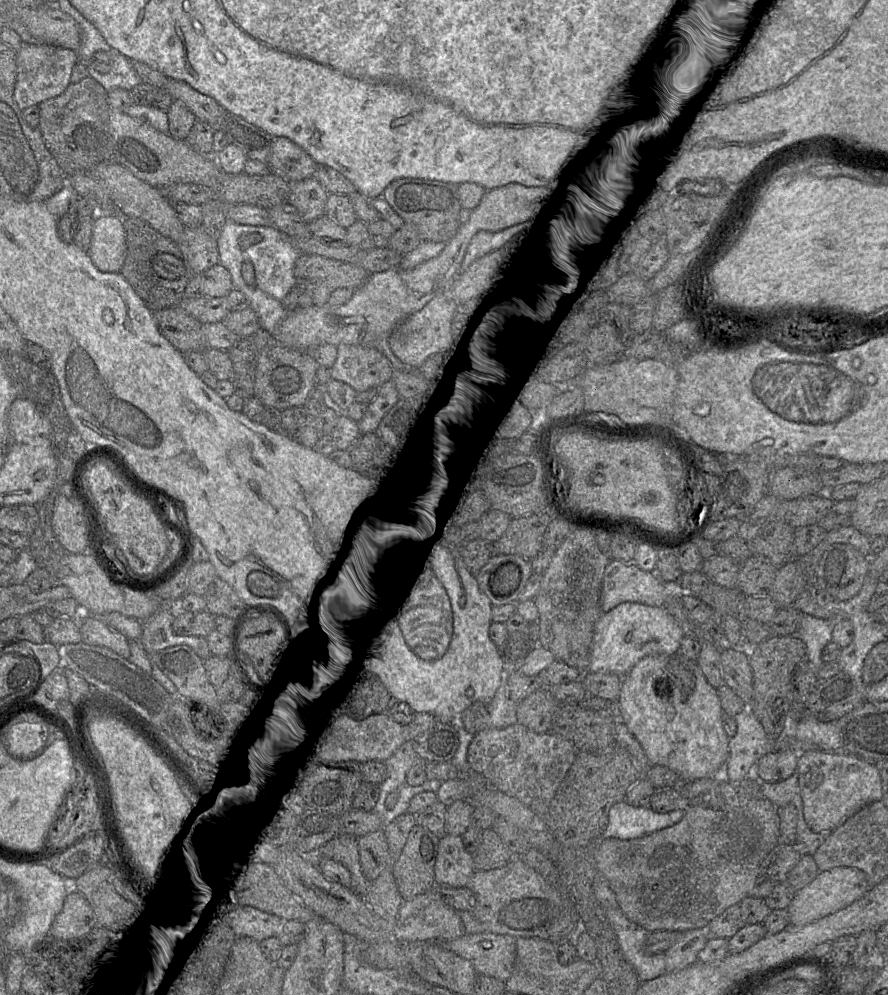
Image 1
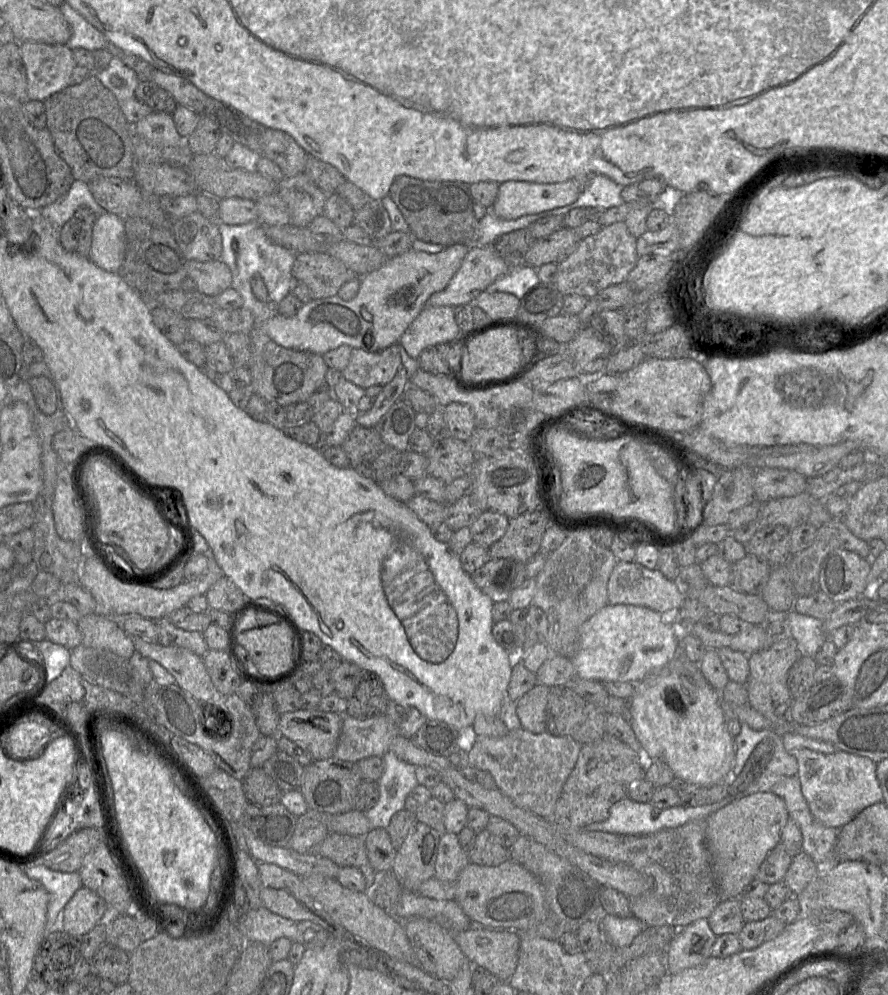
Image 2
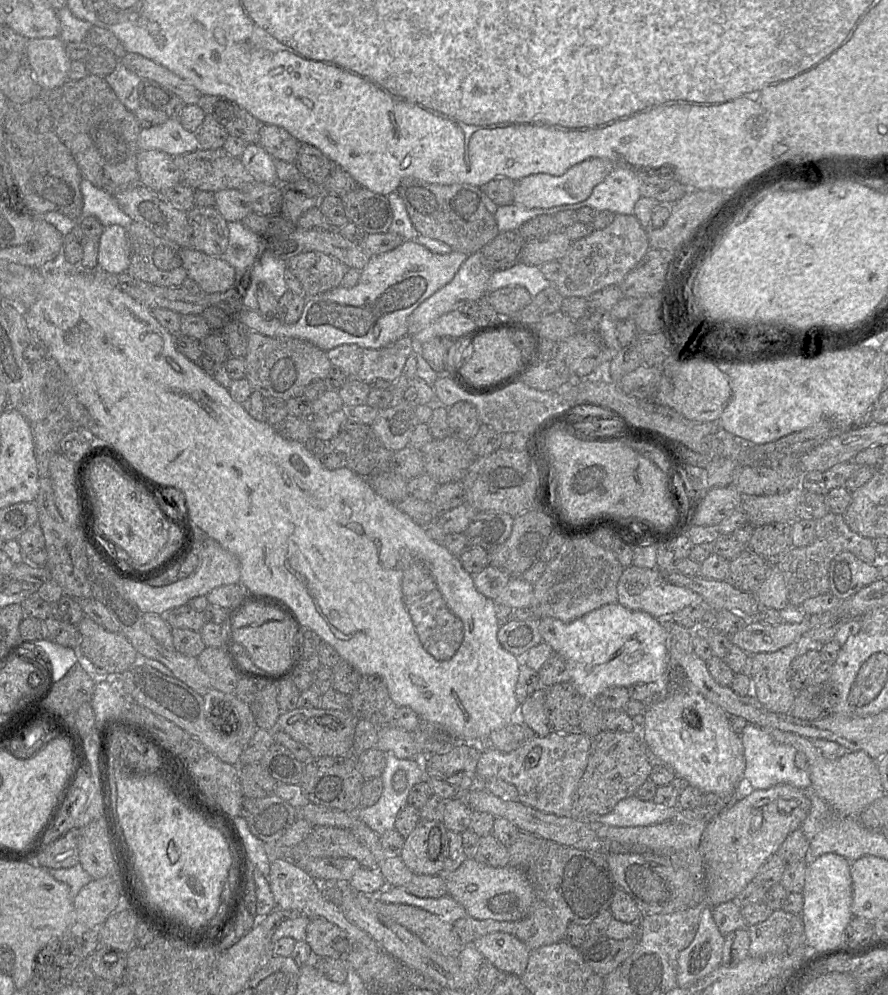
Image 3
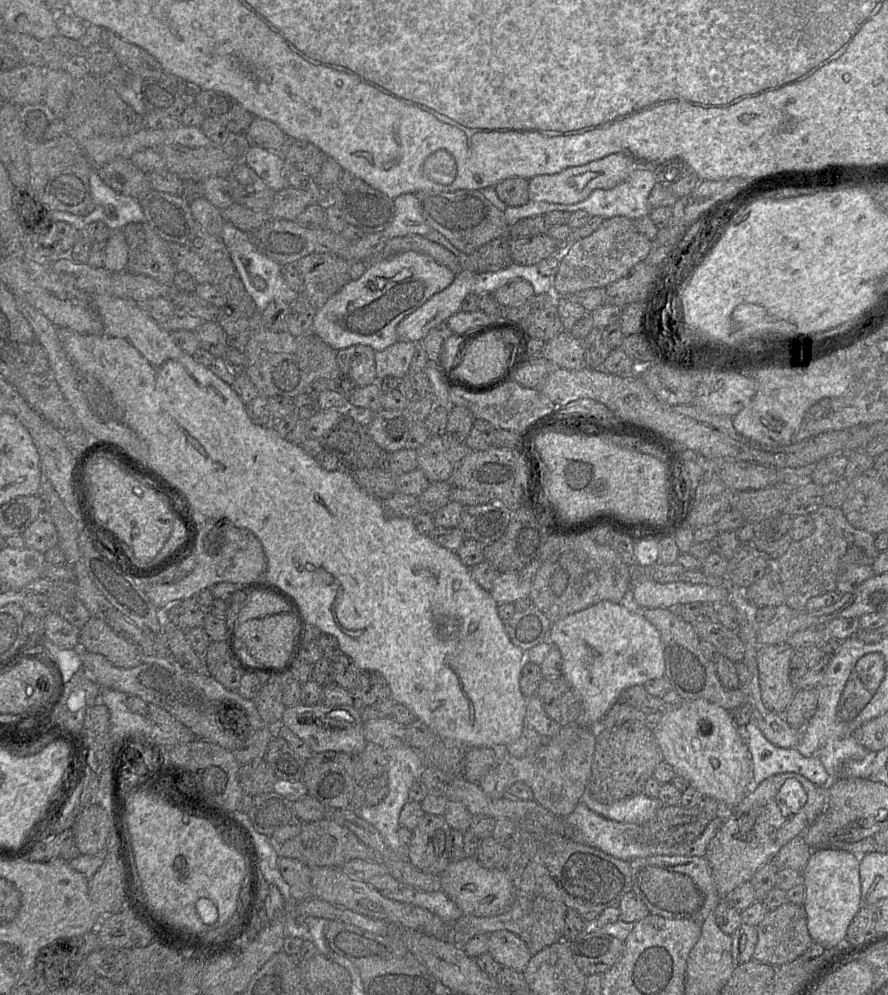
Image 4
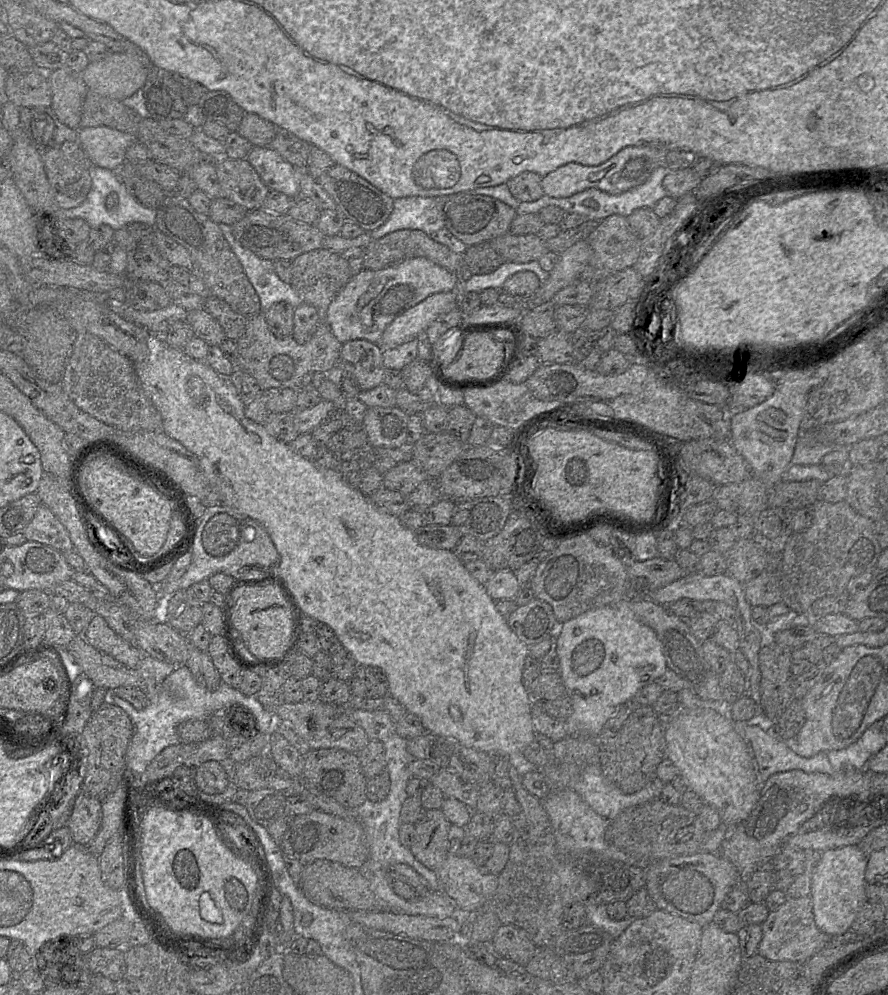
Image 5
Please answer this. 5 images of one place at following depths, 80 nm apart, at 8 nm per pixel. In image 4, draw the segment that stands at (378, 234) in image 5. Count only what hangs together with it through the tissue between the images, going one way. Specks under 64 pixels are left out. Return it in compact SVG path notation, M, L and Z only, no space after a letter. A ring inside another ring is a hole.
M413 193L401 194L393 199L393 204L394 204L394 215L392 221L382 232L376 232L376 233L381 233L382 235L384 235L386 239L390 239L393 237L405 236L409 234L417 234L425 236L432 230L422 215L415 194Z

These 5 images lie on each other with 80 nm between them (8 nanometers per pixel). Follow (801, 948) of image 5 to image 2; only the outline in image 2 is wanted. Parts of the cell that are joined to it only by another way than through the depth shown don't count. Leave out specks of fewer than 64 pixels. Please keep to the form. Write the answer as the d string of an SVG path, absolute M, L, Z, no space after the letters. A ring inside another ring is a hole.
M772 914L764 920L745 923L738 933L742 950L754 949L774 939L785 927L786 924Z

